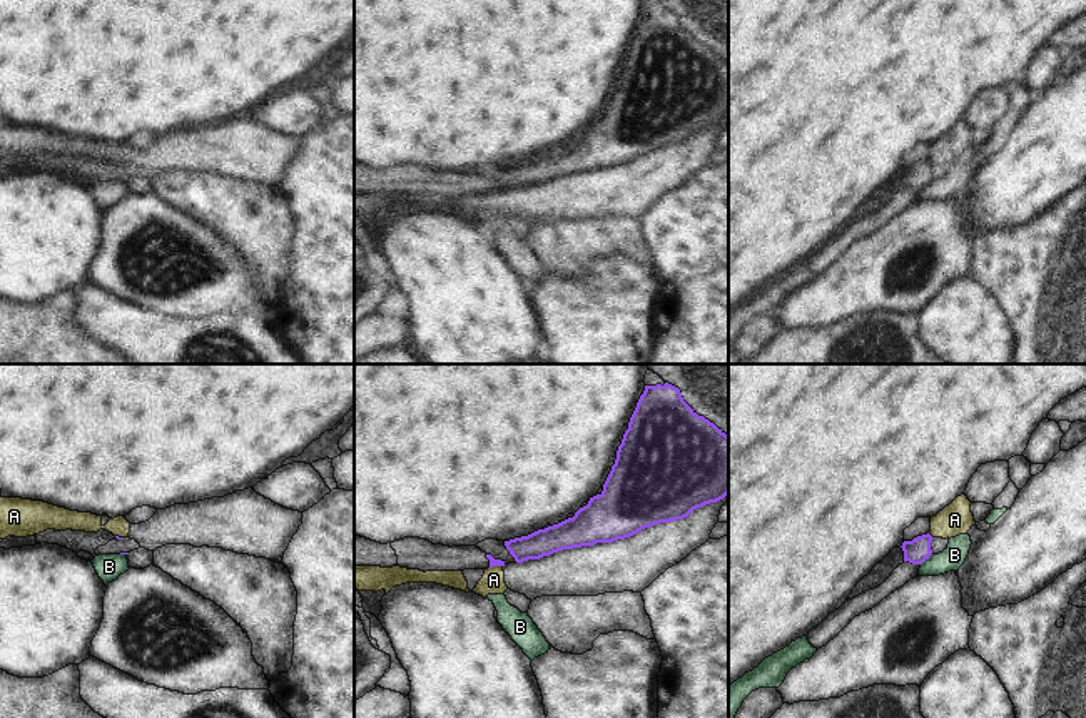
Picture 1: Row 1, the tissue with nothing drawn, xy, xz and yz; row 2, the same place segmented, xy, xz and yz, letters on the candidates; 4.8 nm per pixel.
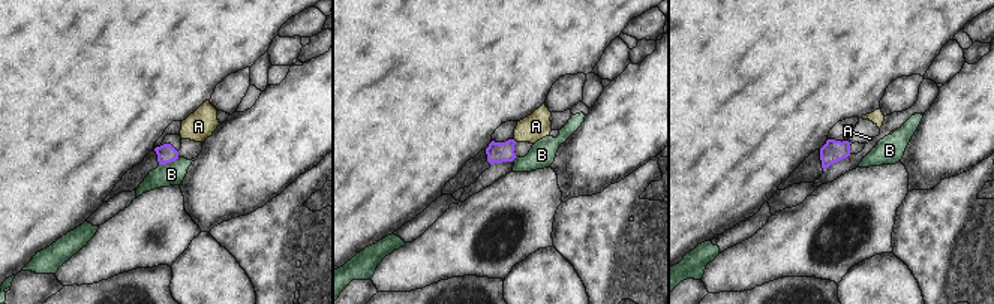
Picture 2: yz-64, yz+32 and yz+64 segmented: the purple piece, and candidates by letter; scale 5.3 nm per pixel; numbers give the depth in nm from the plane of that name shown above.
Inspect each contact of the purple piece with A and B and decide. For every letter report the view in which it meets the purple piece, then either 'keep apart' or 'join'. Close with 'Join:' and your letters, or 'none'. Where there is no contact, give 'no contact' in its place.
A: contact in yz; keep apart
B: contact in yz; keep apart
Join: none

